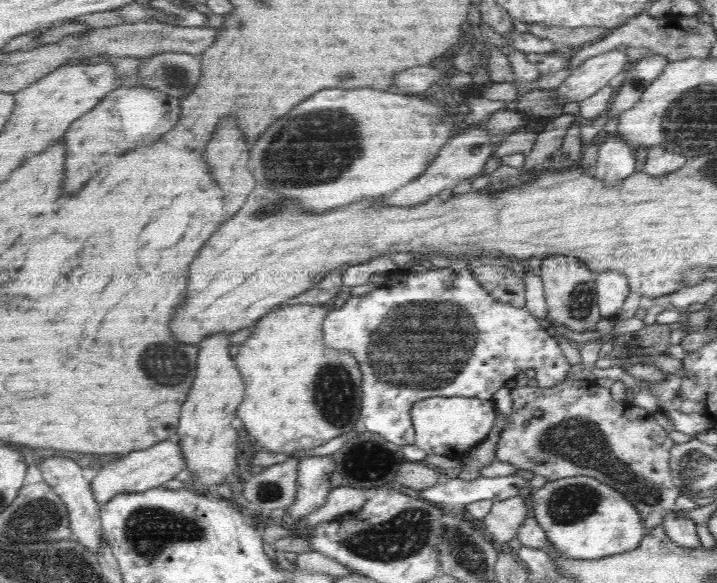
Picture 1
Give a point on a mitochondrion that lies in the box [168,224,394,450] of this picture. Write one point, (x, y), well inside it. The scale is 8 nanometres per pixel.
(333, 393)

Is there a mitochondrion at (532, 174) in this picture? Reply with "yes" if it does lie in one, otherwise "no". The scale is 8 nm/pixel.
no

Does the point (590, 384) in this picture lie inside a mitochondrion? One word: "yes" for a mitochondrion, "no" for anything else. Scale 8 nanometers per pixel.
no

